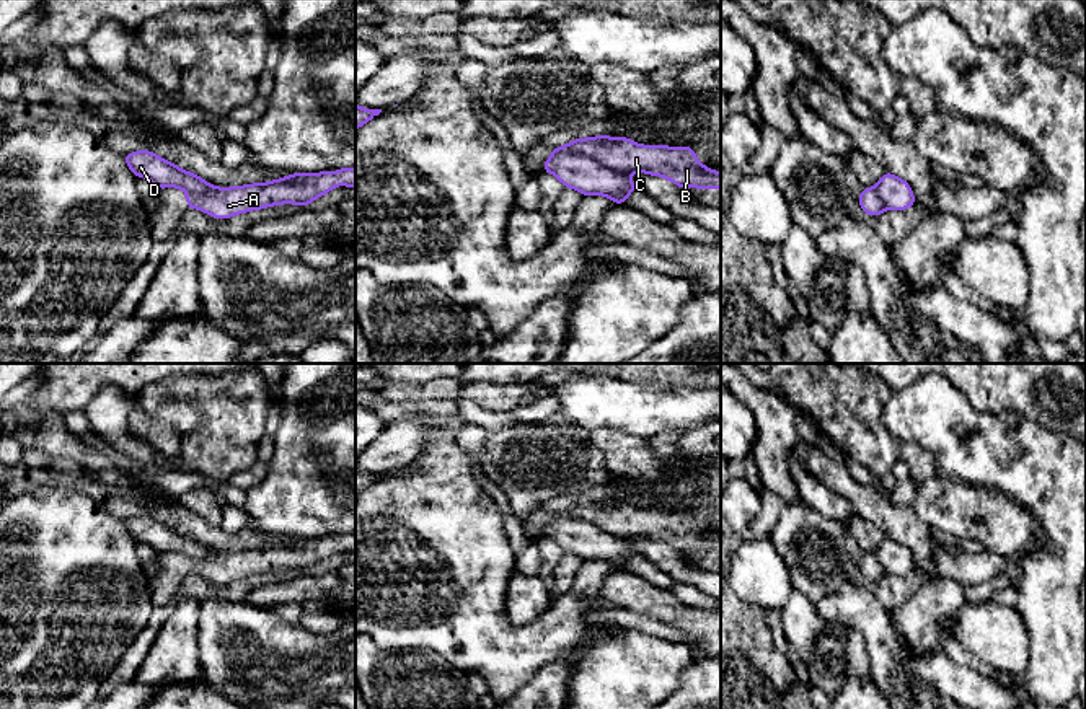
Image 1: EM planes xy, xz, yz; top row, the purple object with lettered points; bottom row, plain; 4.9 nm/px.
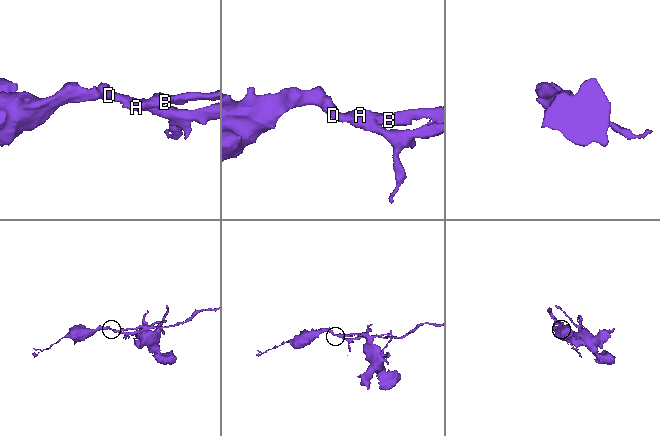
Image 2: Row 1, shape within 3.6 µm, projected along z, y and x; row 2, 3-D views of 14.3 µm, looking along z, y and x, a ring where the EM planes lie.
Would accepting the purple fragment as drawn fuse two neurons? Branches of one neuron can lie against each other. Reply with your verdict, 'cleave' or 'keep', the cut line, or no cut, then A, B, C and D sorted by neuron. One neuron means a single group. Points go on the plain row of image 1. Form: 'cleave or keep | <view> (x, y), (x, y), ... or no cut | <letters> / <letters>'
cleave | xz (553, 515), (587, 520), (628, 540) | A B C / D

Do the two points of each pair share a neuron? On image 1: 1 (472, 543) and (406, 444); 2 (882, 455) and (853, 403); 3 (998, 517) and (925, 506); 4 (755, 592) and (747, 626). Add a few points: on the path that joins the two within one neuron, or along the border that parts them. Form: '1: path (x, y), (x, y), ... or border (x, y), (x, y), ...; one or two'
1: border (445, 432), (431, 431), (423, 450), (398, 470); two
2: path (869, 442), (855, 427), (853, 416); one
3: path (980, 514), (943, 506); one
4: border (737, 595), (768, 610); two

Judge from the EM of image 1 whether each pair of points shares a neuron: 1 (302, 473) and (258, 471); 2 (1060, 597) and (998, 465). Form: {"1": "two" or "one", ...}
{"1": "two", "2": "one"}

